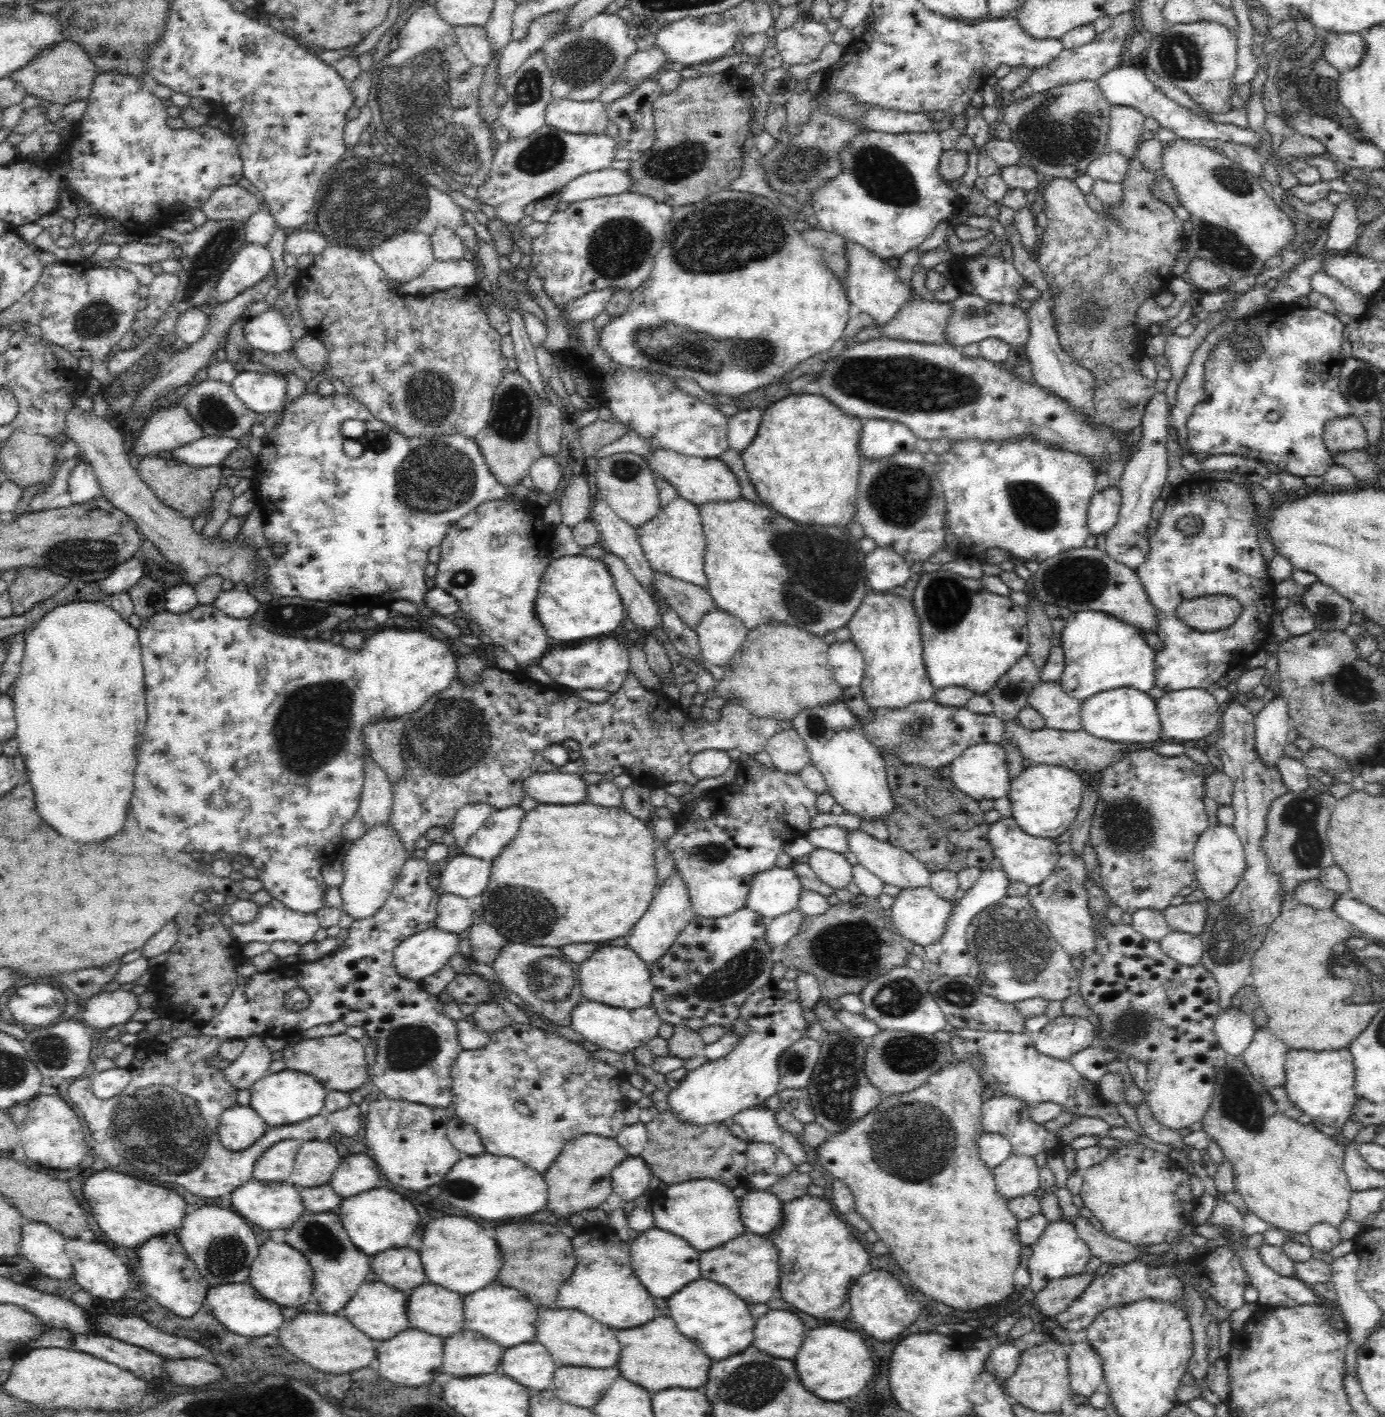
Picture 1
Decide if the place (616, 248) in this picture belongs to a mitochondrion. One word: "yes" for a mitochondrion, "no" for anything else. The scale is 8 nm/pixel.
yes

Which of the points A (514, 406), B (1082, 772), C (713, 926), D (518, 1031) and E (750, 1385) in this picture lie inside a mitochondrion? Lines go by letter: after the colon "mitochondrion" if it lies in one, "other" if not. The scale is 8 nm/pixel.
A: mitochondrion
B: other
C: other
D: other
E: mitochondrion

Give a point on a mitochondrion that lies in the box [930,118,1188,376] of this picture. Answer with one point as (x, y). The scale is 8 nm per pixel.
(1086, 313)

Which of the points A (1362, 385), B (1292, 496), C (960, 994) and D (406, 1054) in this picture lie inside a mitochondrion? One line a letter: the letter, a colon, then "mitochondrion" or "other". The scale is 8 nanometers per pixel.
A: mitochondrion
B: other
C: mitochondrion
D: mitochondrion

